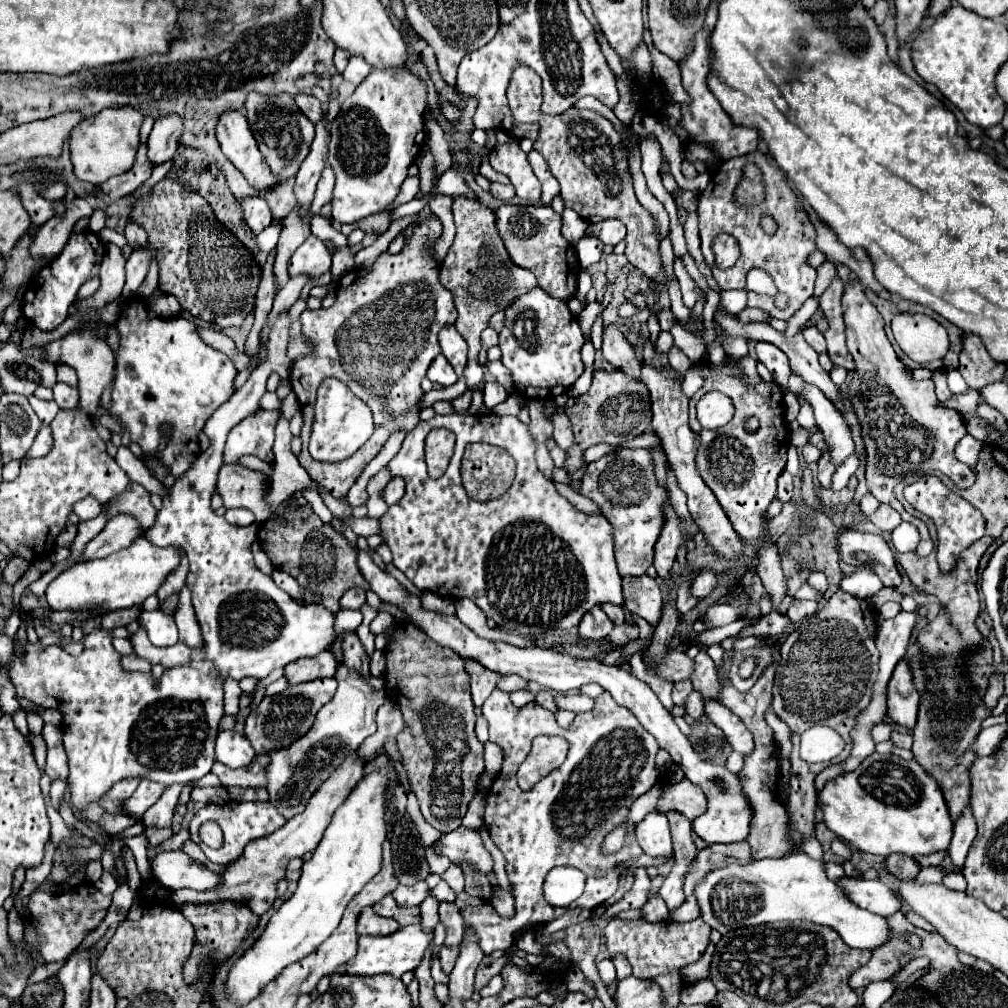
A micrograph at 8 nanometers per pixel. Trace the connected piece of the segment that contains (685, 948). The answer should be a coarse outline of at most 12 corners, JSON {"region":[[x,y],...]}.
{"region":[[611,919],[609,957],[639,979],[695,963],[711,927]]}

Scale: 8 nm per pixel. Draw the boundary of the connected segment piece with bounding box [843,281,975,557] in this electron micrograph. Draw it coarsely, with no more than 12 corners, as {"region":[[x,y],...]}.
{"region":[[859,281],[845,287],[849,401],[861,423],[867,489],[921,533],[893,489],[937,469],[975,483],[955,457],[967,435],[895,355]]}

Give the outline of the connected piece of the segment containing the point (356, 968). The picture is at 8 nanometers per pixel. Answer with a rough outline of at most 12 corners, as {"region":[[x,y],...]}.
{"region":[[405,925],[359,937],[345,973],[401,977],[419,965],[431,935]]}

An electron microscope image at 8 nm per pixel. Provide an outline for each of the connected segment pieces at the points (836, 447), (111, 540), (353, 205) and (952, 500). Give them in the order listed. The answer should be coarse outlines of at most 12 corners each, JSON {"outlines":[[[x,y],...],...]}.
{"outlines":[[[815,385],[801,397],[829,443],[835,467],[855,453],[851,431],[839,409]],[[129,515],[111,517],[81,559],[107,557],[143,537]],[[371,69],[331,121],[333,219],[395,201],[429,83]],[[923,475],[905,499],[935,521],[941,571],[983,537],[981,513]]]}

